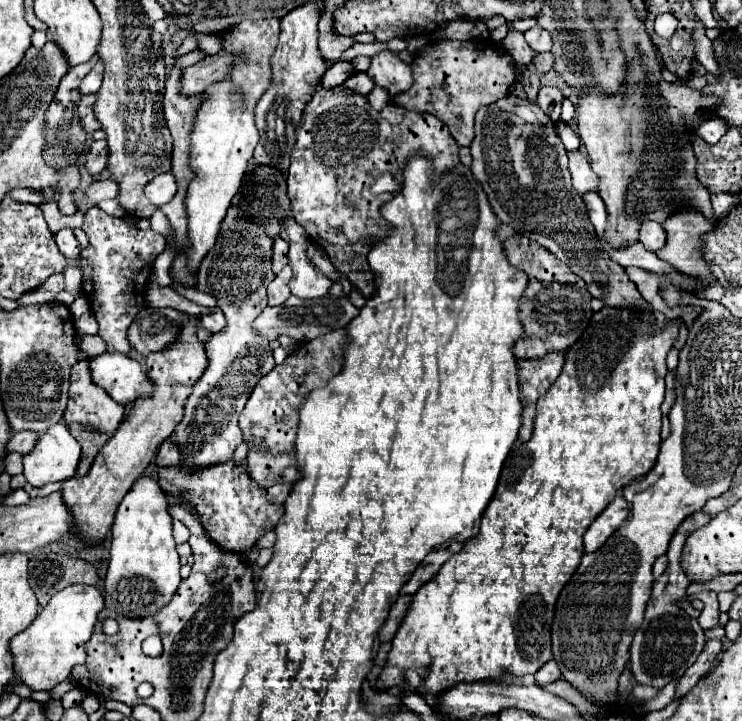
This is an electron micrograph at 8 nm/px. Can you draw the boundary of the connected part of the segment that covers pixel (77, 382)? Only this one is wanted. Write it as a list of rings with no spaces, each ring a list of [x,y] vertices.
[[[88,360],[72,366],[70,400],[64,412],[64,422],[82,424],[98,432],[114,434],[124,420],[124,406],[114,402],[102,388],[90,380]]]

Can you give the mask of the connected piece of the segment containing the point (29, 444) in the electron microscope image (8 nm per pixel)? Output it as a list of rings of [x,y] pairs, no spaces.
[[[14,432],[12,440],[8,442],[8,452],[28,454],[36,446],[36,442],[38,442],[38,434],[36,432]]]

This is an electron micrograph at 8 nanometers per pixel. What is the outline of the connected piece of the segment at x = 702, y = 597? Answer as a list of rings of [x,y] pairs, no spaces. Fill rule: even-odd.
[[[696,592],[690,596],[690,600],[700,600],[704,604],[702,614],[698,618],[698,624],[702,626],[702,630],[712,630],[718,626],[718,600],[716,600],[716,592]]]

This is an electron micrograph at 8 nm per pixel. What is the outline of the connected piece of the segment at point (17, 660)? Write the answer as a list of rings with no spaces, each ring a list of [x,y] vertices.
[[[76,584],[52,596],[52,600],[38,612],[36,620],[10,640],[10,654],[14,674],[30,690],[52,690],[66,680],[76,664],[86,662],[84,644],[92,636],[98,612],[104,608],[104,598],[94,586]]]

